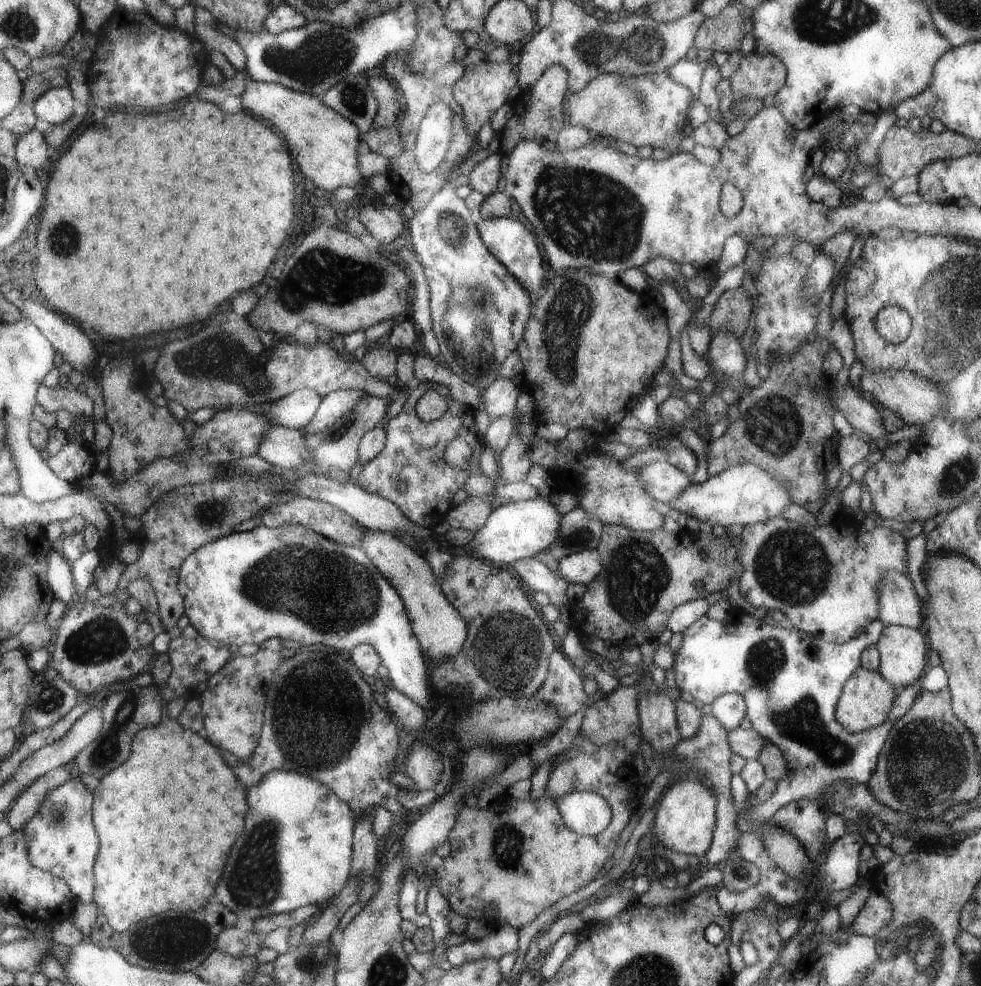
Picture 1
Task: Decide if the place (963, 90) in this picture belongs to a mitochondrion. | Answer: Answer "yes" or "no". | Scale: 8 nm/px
no

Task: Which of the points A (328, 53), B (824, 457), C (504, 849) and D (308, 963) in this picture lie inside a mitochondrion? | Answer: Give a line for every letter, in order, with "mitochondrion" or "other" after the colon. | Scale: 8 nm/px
A: mitochondrion
B: mitochondrion
C: mitochondrion
D: mitochondrion

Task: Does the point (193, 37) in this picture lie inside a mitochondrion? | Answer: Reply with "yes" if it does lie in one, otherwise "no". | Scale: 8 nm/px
no

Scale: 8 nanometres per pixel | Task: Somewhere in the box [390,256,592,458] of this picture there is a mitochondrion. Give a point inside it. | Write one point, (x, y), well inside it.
(483, 358)

